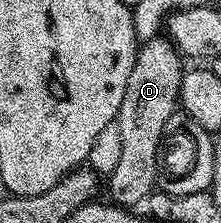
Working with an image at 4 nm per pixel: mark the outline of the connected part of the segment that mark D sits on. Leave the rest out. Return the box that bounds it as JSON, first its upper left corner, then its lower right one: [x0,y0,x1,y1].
[109,35,183,207]

